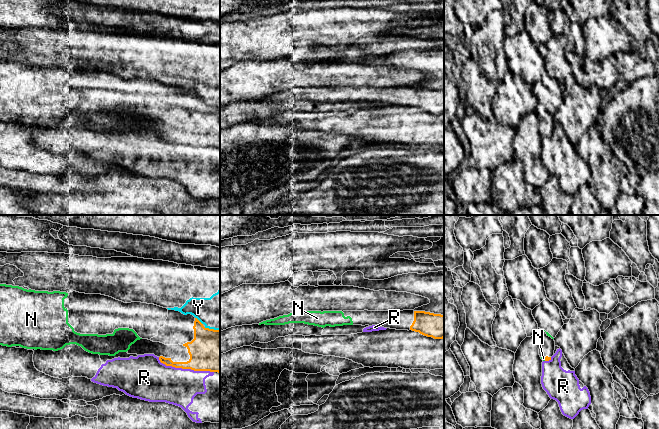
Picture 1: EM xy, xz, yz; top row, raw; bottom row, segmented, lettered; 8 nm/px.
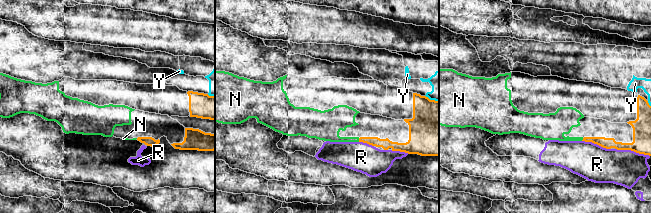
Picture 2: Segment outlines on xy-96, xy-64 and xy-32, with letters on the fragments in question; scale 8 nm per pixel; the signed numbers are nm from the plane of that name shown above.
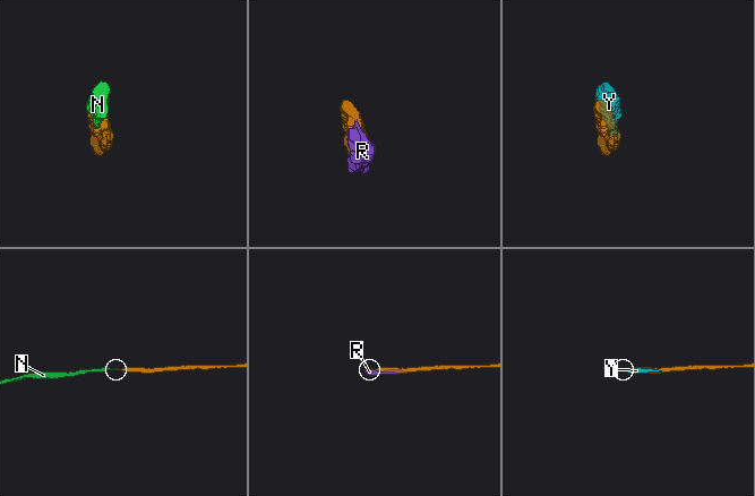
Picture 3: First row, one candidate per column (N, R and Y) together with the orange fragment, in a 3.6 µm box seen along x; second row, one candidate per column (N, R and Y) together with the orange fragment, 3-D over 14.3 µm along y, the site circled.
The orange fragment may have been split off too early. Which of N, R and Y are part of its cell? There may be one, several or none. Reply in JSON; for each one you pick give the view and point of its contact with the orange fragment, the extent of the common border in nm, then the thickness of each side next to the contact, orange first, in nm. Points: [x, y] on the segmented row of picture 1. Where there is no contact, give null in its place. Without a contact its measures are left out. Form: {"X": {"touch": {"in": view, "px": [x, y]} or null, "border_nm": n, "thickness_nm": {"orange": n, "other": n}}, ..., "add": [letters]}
{"N": {"touch": {"in": "yz", "px": [545, 359]}, "border_nm": 30, "thickness_nm": {"orange": 40, "other": 30}}, "add": ["N"]}

